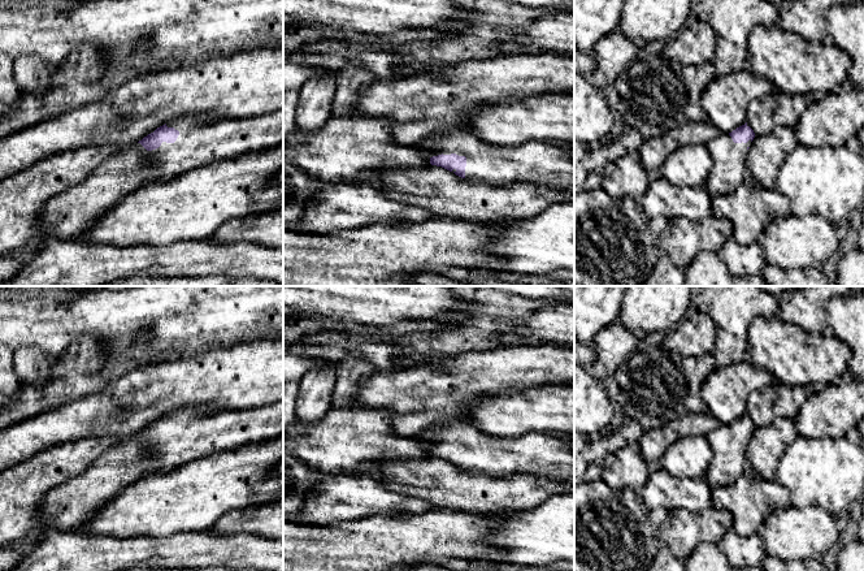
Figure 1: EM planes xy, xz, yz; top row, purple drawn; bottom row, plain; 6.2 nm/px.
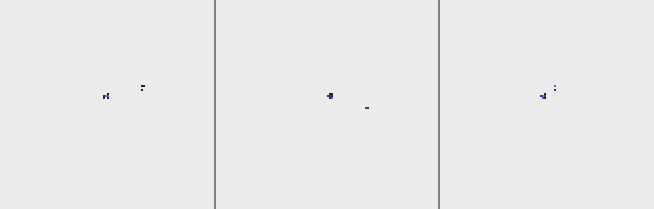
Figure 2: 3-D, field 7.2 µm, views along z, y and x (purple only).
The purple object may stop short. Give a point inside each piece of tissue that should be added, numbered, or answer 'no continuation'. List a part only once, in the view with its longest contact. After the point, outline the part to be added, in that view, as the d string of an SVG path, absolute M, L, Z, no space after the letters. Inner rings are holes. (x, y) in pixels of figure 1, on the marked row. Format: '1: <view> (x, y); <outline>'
1: xz (550, 165); M448 131L414 144L431 157L456 153L466 157L465 178L491 186L529 182L574 195L574 159L564 144L487 144L472 133Z

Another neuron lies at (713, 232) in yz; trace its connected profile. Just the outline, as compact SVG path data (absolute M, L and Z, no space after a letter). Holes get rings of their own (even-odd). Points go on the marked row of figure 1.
M712 215L699 222L680 217L657 241L663 254L686 269L699 251L717 252L731 237L731 222Z

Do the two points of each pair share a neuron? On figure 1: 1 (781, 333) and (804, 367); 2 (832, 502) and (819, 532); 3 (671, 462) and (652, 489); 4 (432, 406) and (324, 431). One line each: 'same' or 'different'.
1: same
2: different
3: different
4: different

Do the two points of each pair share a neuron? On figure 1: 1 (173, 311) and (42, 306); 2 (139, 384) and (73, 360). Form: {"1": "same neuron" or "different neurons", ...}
{"1": "same neuron", "2": "different neurons"}

